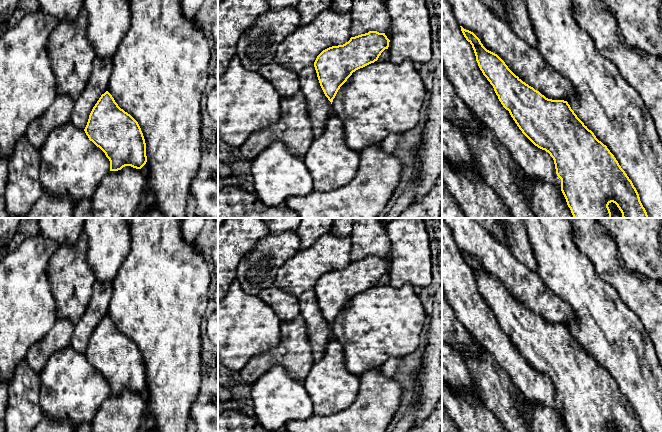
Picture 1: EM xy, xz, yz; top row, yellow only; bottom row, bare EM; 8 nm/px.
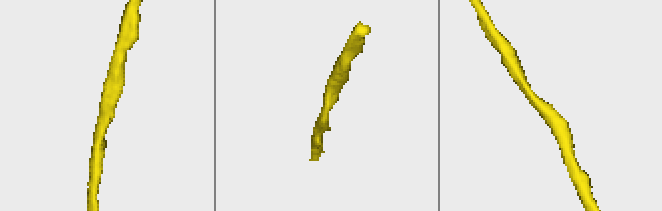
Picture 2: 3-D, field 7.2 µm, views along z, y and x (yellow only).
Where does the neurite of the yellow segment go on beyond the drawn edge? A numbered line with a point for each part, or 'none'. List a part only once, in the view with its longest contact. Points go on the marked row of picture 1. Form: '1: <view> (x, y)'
none

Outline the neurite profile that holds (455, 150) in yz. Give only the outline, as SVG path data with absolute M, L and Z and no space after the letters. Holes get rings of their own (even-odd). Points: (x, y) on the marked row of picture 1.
M442 117L442 157L460 170L472 170L480 179L480 170L460 128Z

